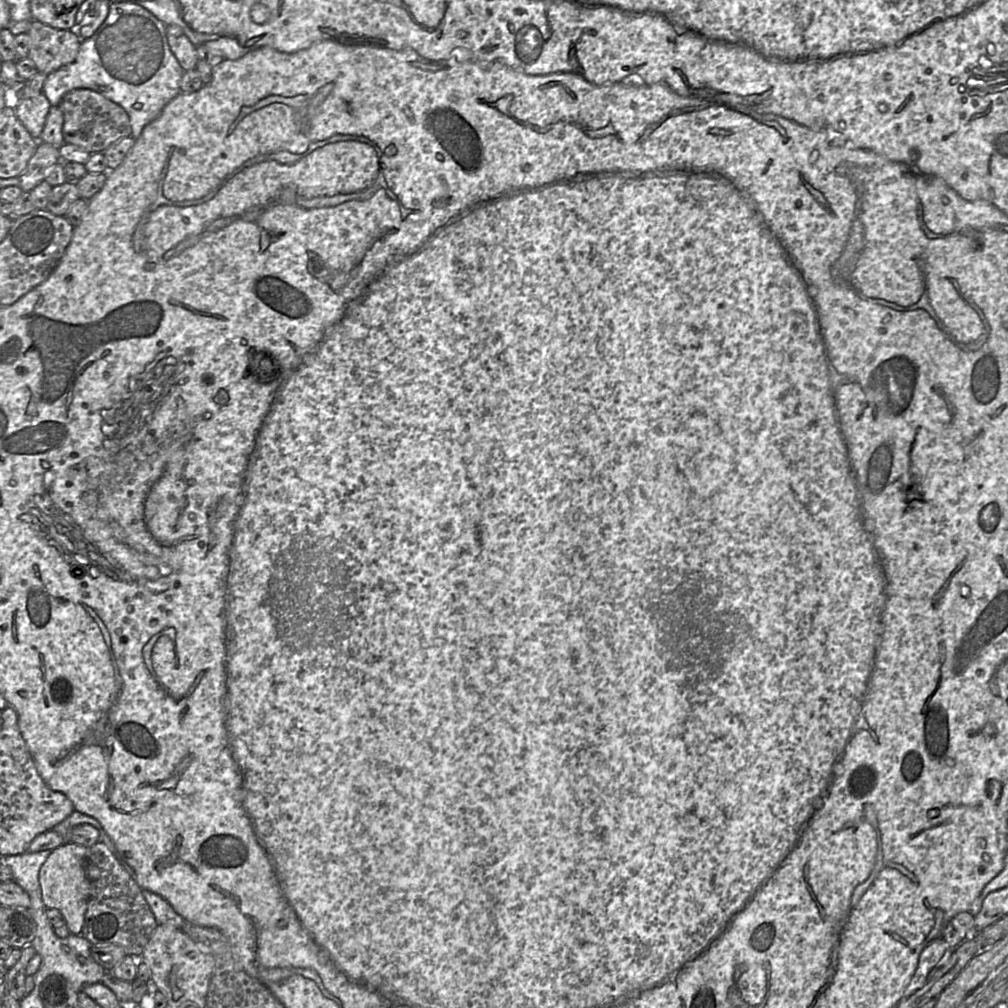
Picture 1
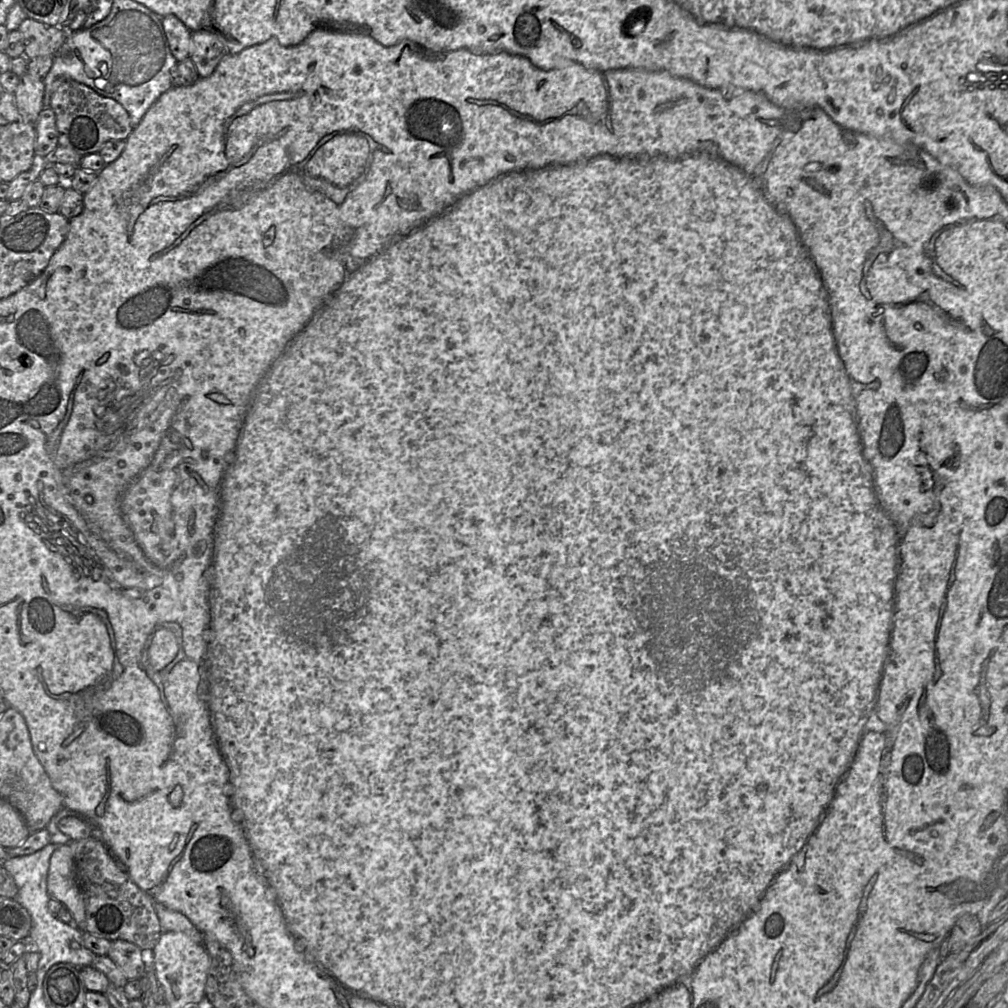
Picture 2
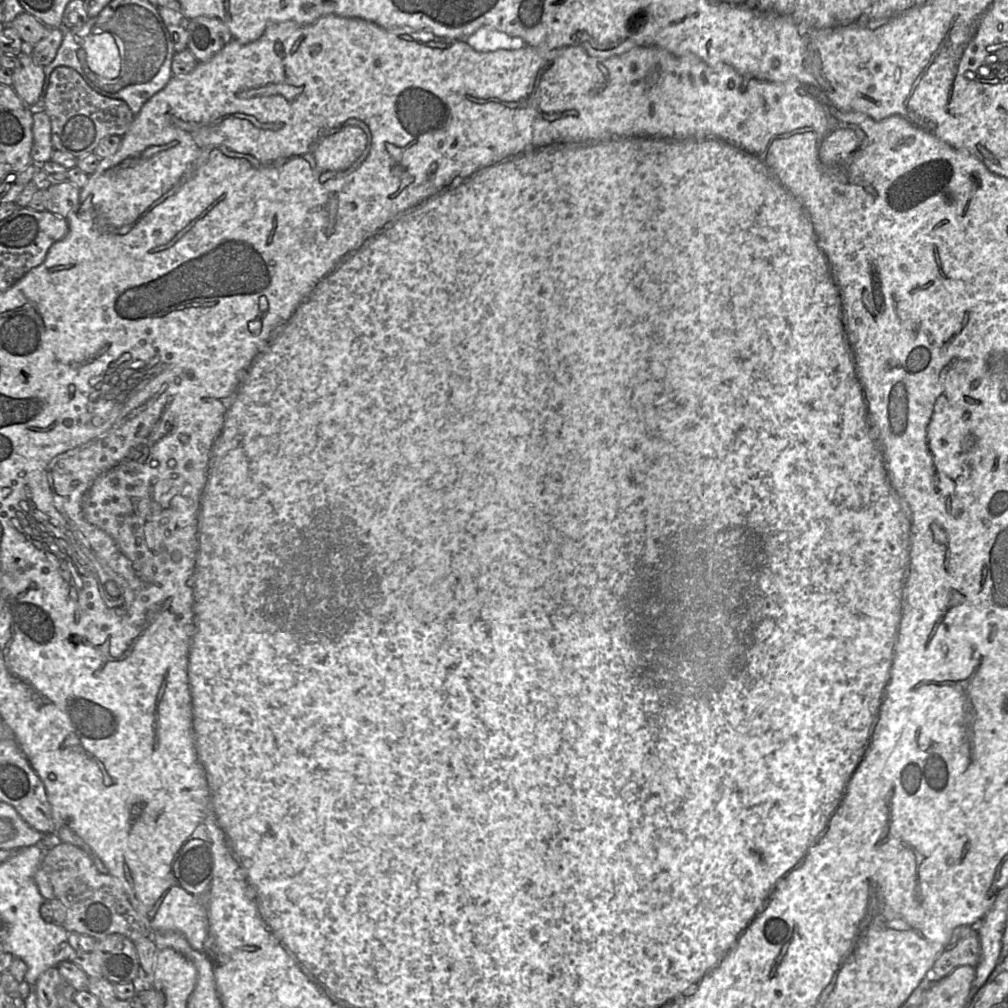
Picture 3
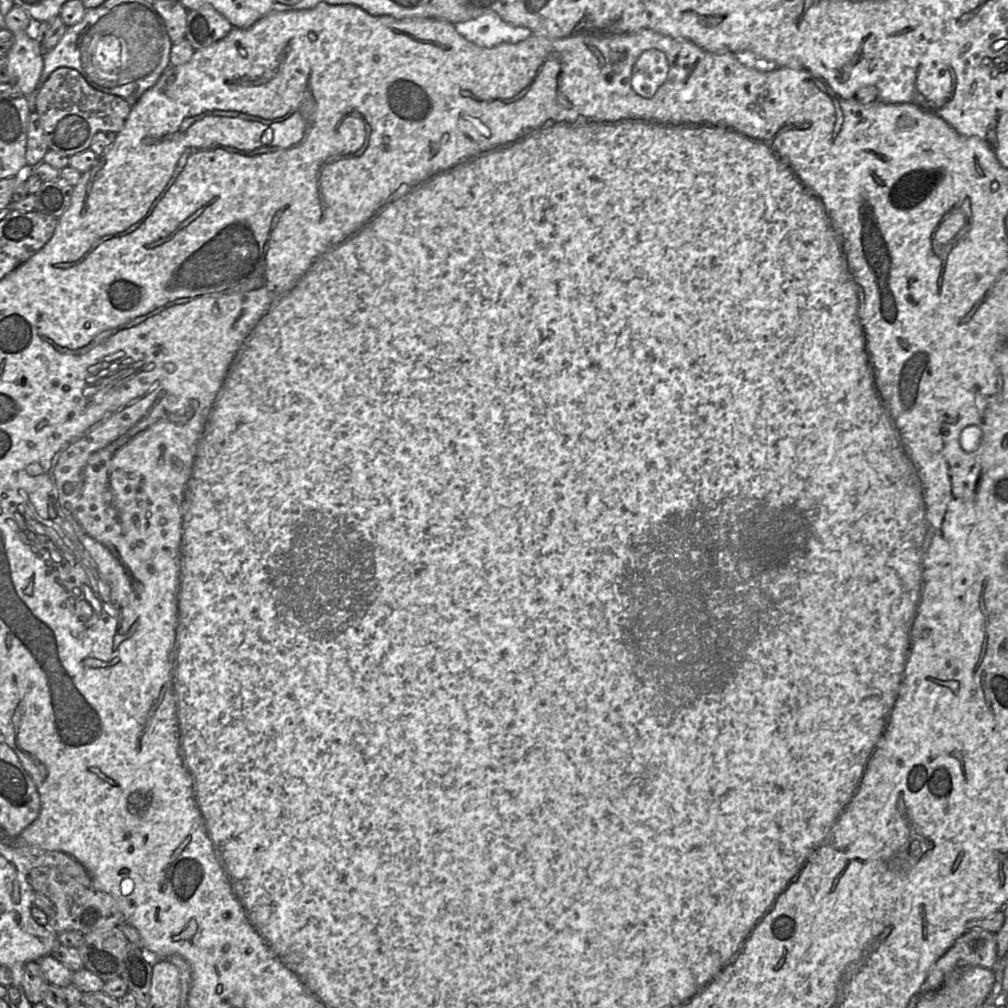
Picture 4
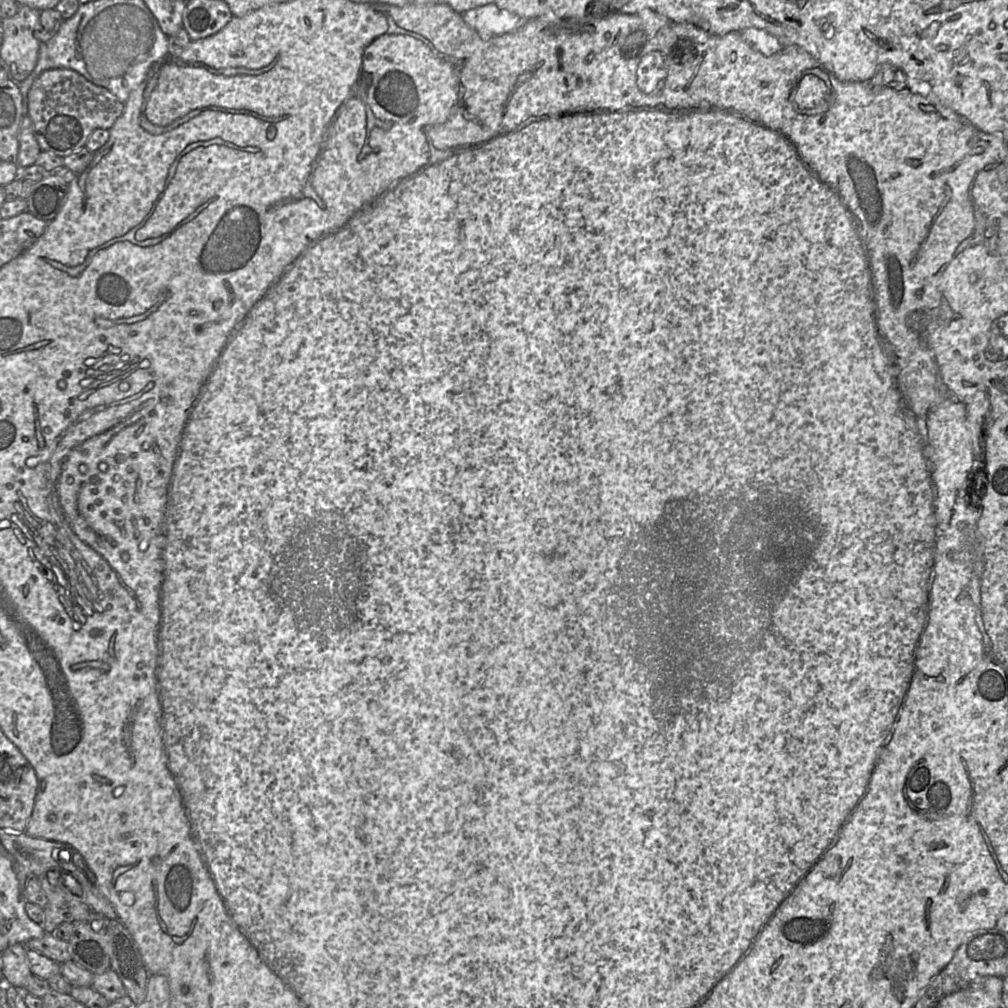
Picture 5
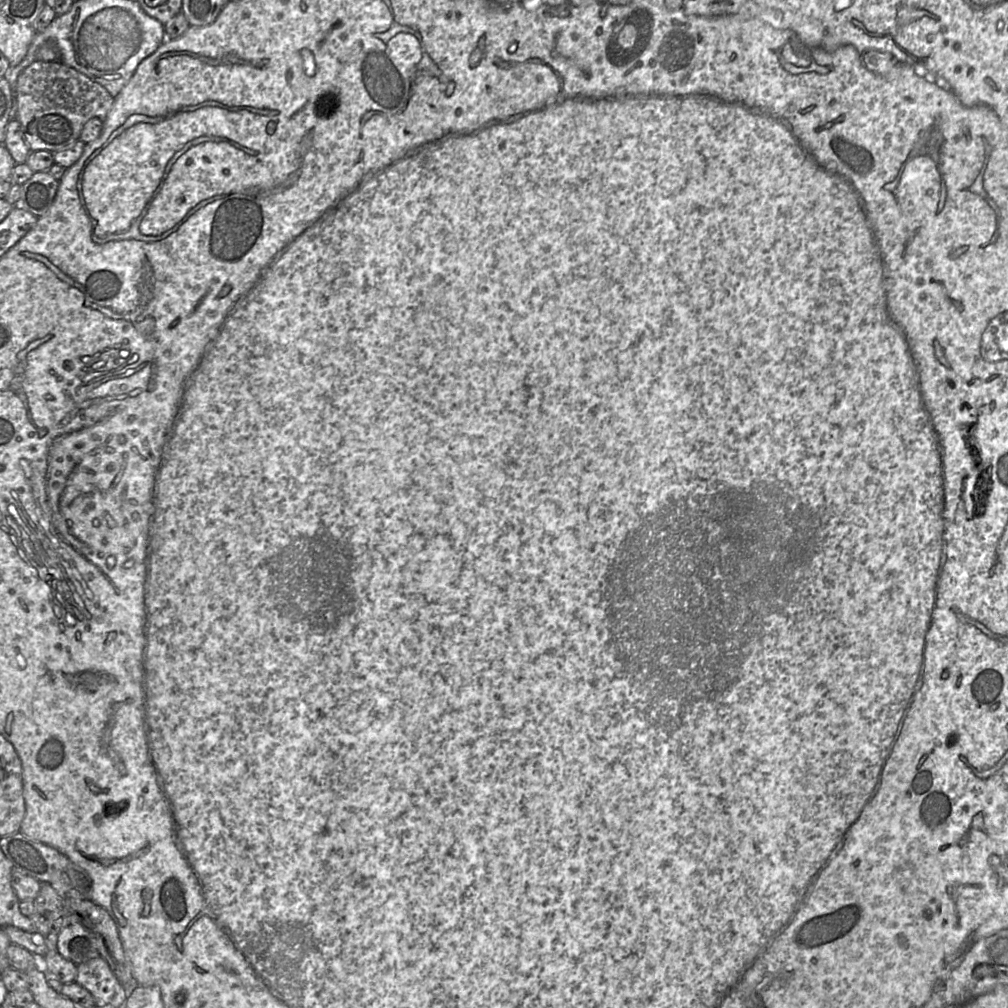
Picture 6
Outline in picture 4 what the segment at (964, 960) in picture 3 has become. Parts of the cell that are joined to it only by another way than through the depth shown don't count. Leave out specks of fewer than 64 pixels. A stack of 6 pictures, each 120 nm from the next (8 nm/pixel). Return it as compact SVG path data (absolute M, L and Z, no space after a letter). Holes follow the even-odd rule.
M981 929L968 930L935 962L919 994L937 990L959 968L980 966L995 971L998 961L995 934Z

